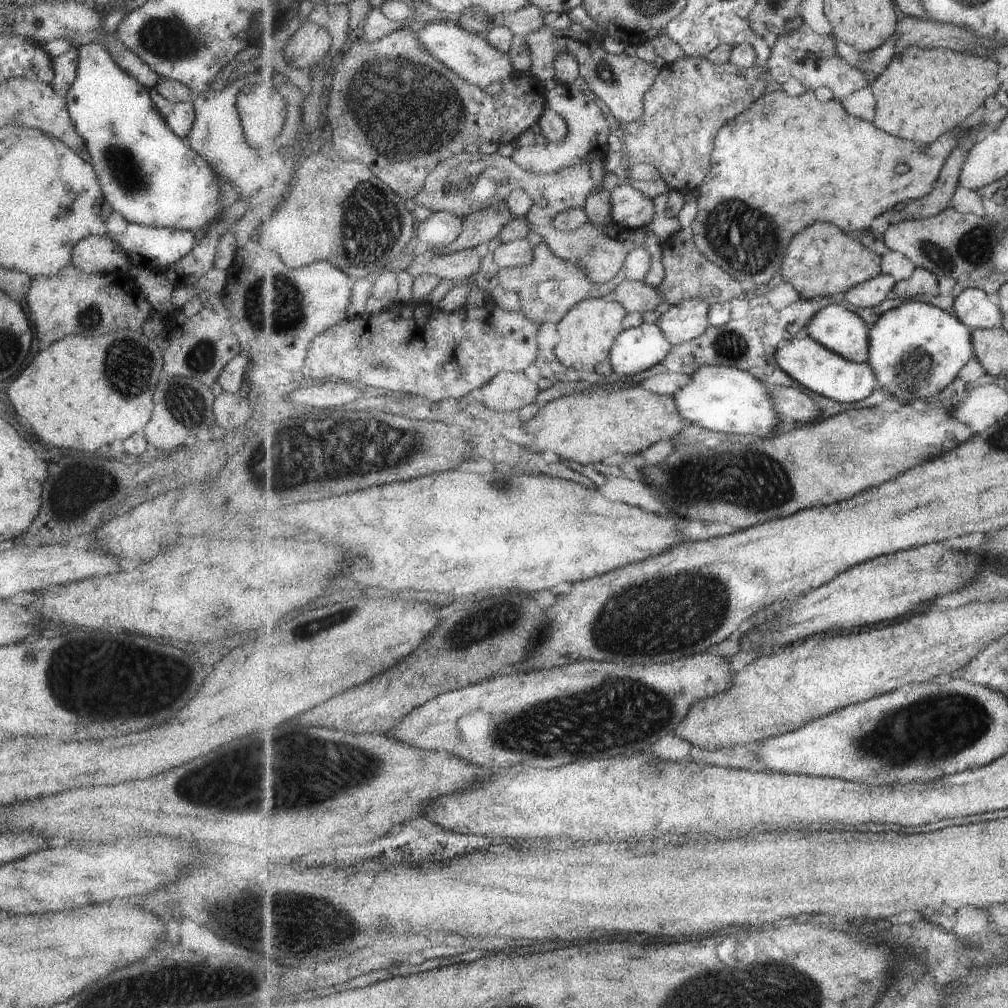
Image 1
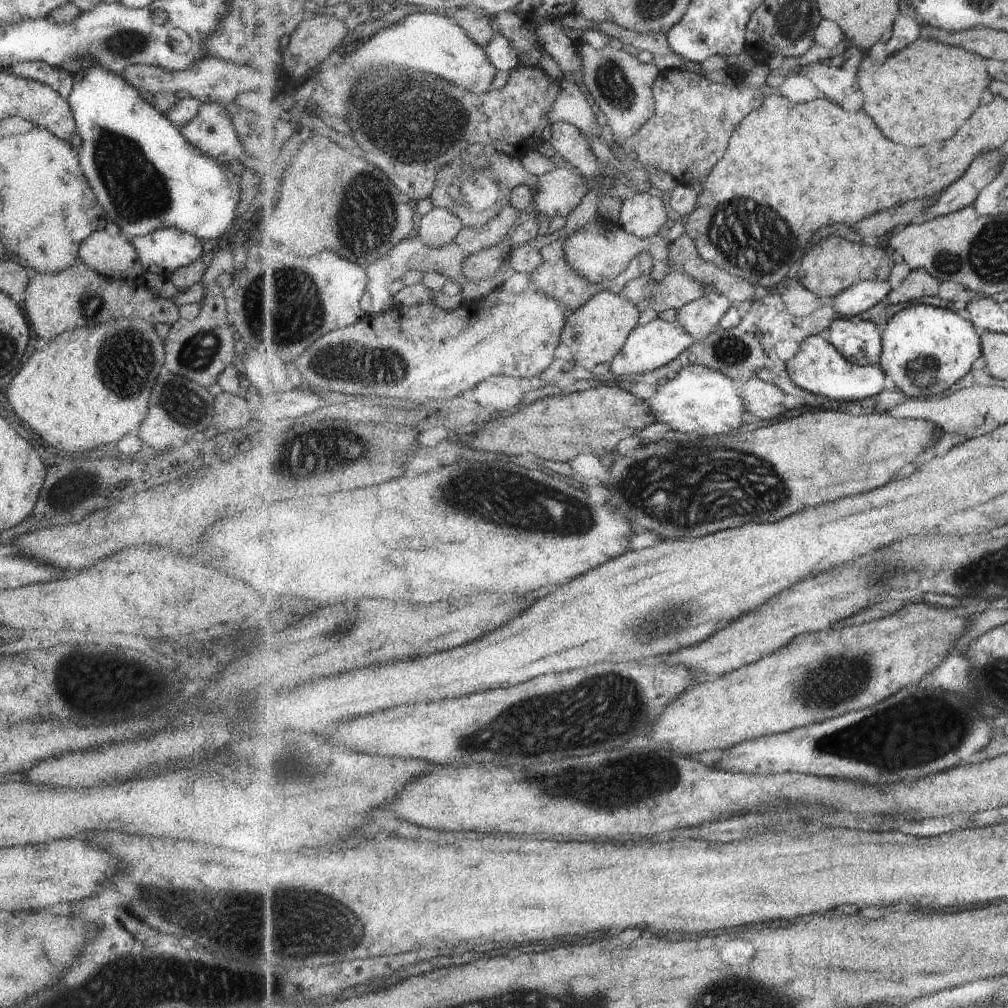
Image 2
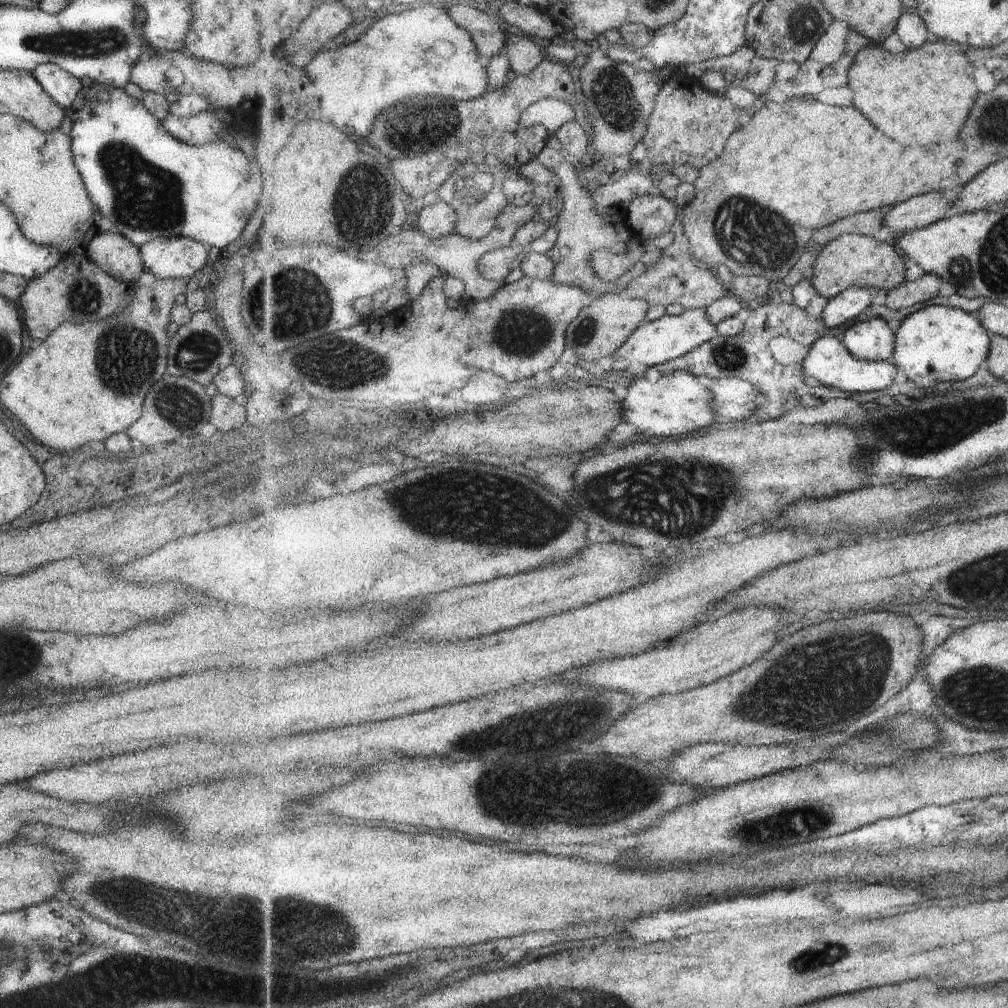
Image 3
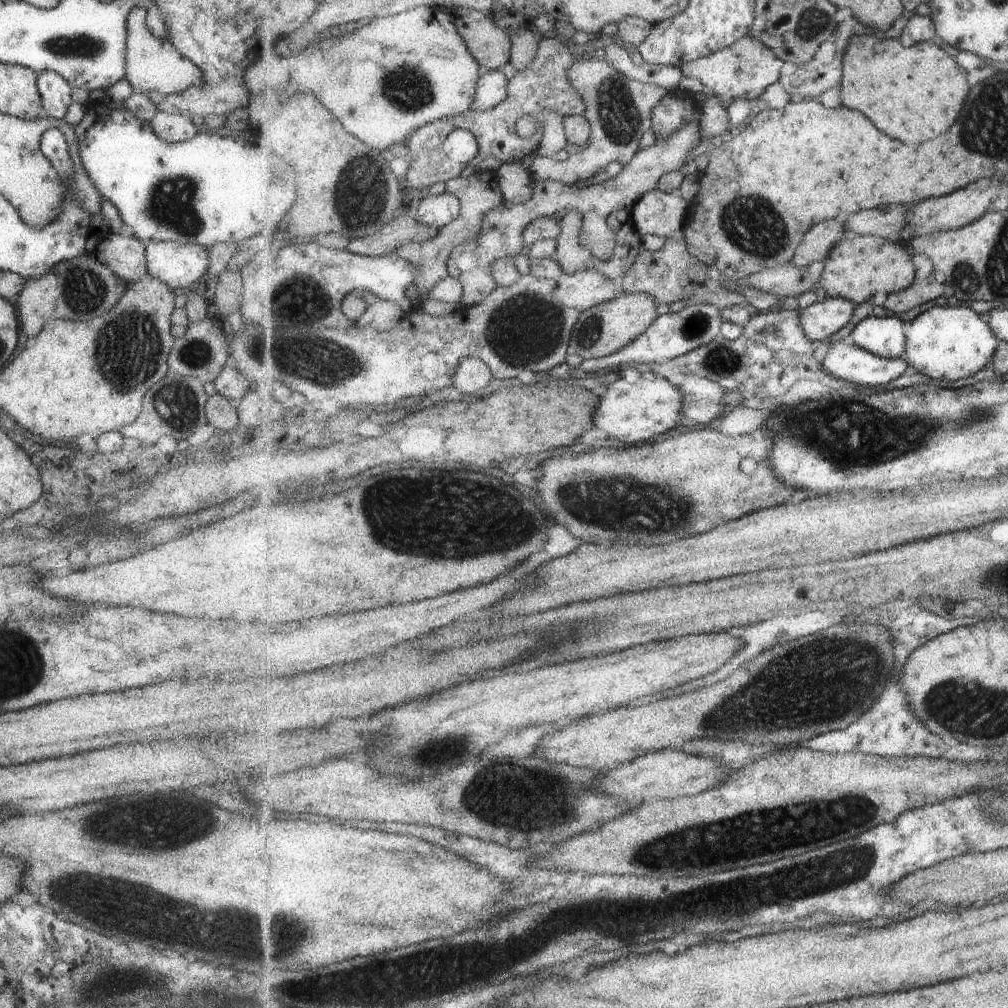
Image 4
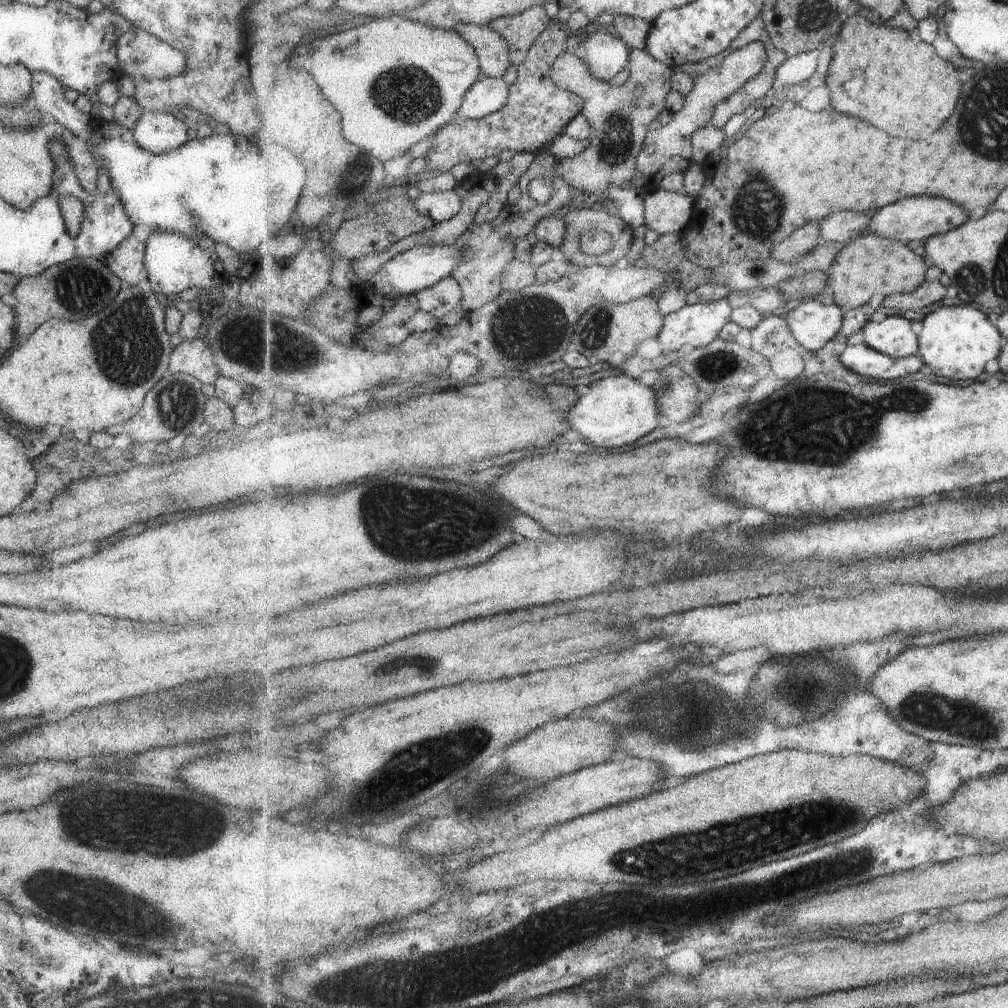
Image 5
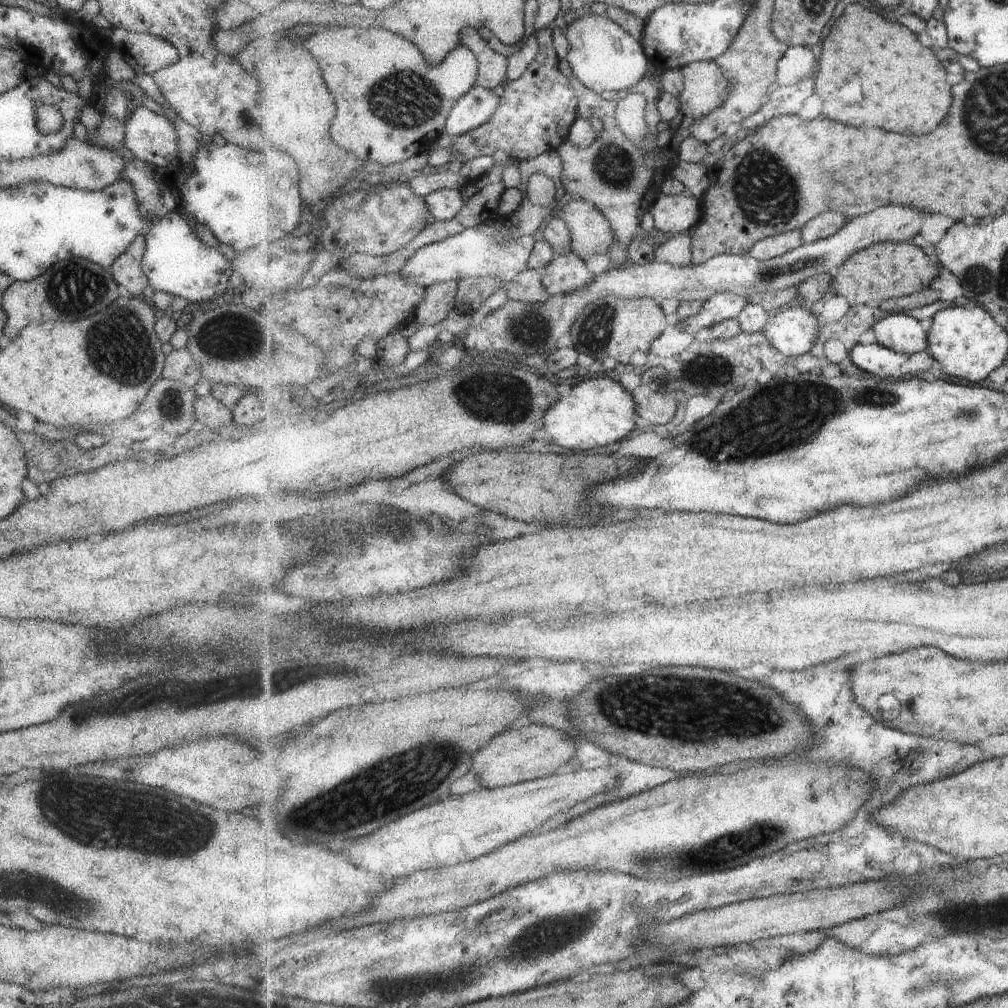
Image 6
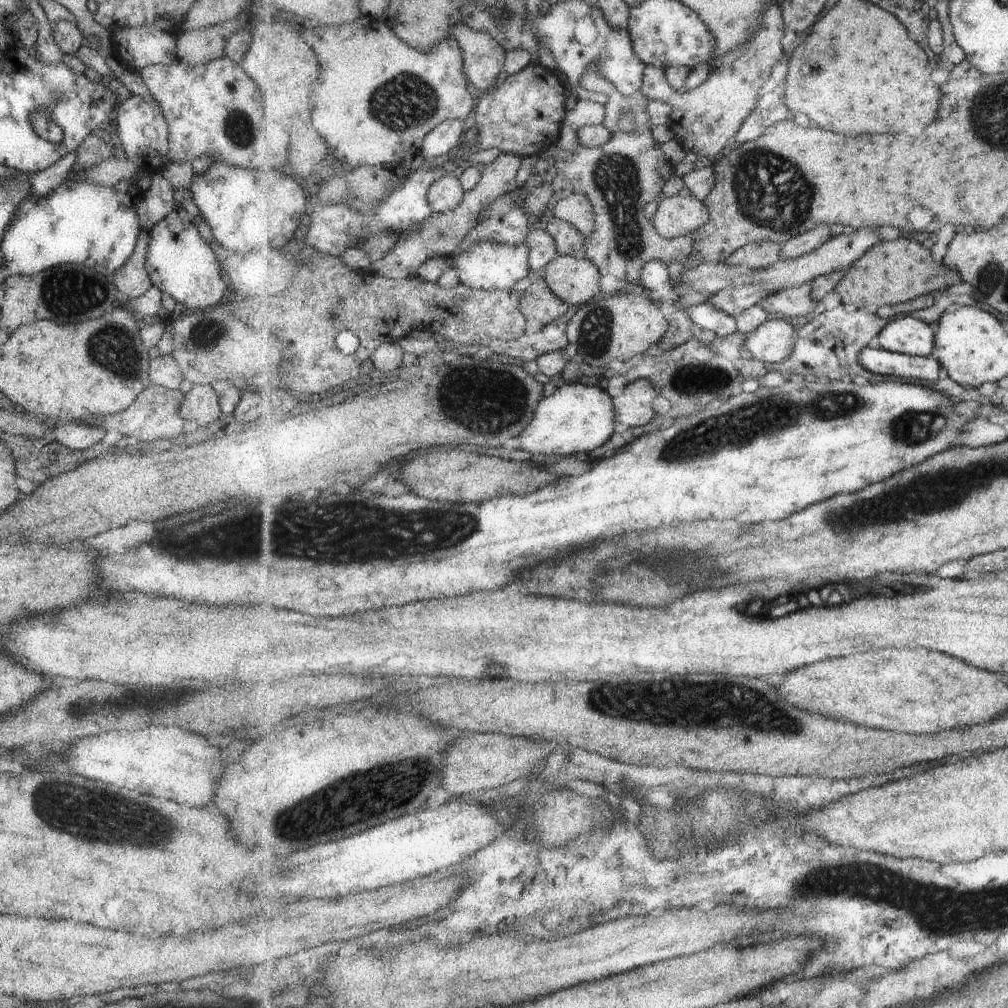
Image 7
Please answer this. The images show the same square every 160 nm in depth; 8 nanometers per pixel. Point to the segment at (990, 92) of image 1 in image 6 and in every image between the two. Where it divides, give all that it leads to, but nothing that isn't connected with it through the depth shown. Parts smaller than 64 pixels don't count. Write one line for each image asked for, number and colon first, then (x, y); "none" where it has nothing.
2: (925, 93)
3: (923, 96)
4: (915, 94)
5: (911, 92)
6: (874, 72)

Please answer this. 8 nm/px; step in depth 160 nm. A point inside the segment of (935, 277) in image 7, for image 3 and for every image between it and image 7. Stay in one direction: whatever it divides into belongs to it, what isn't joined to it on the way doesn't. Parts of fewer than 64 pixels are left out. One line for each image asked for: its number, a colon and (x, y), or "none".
3: (852, 260)
4: (857, 268)
5: (871, 264)
6: (884, 271)

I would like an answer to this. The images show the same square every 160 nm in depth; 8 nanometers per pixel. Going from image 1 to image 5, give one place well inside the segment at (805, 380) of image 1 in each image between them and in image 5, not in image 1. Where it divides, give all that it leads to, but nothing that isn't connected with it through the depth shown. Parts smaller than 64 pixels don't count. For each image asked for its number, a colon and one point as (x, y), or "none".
2: (819, 368)
3: (829, 363)
4: (843, 360)
5: (862, 359)

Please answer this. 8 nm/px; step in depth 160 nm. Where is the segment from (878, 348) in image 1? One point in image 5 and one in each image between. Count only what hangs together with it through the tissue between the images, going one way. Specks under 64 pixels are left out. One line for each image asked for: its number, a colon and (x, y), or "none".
2: (926, 349)
3: (940, 343)
4: (953, 343)
5: (956, 342)

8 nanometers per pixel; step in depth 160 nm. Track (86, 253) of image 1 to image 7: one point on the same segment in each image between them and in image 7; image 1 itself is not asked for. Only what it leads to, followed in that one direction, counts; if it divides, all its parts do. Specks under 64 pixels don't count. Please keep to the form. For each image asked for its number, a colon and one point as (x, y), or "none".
2: (114, 257)
3: (114, 254)
4: (124, 256)
5: (125, 262)
6: (126, 271)
7: (131, 278)

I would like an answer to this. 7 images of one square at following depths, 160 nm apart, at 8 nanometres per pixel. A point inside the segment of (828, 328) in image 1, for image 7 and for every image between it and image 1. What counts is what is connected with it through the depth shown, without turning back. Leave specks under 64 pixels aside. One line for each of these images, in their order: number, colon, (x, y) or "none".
2: (860, 341)
3: (874, 340)
4: (886, 337)
5: (893, 336)
6: (904, 334)
7: (910, 336)

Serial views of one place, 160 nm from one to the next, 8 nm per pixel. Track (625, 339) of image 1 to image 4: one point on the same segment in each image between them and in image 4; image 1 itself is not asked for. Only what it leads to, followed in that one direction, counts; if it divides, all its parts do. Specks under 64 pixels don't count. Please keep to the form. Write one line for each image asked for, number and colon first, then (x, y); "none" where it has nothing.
2: (649, 347)
3: (654, 343)
4: (672, 335)

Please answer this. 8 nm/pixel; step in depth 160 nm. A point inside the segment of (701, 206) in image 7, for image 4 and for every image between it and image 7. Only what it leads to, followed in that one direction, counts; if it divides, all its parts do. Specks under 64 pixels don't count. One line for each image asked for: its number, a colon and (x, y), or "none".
4: (660, 213)
5: (665, 212)
6: (673, 214)

